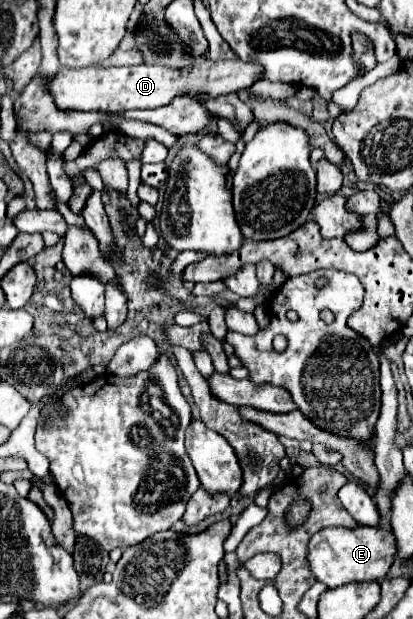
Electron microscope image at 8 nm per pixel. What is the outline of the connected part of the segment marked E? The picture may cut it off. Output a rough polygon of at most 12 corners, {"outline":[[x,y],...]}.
{"outline":[[383,526],[325,528],[313,576],[337,588],[381,580],[397,544]]}

